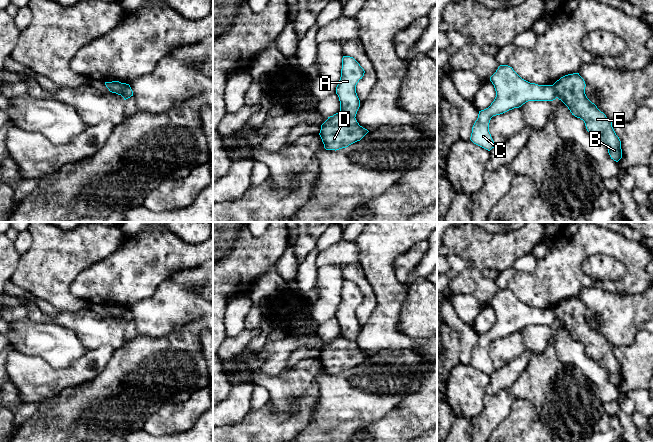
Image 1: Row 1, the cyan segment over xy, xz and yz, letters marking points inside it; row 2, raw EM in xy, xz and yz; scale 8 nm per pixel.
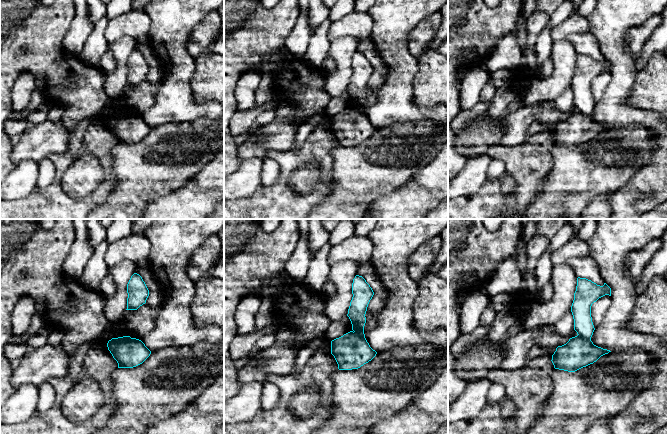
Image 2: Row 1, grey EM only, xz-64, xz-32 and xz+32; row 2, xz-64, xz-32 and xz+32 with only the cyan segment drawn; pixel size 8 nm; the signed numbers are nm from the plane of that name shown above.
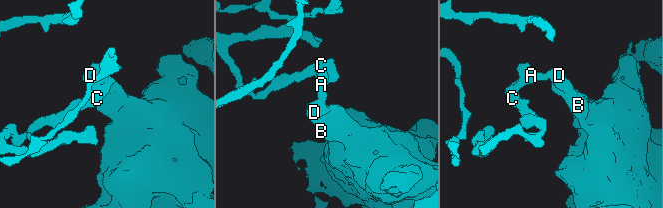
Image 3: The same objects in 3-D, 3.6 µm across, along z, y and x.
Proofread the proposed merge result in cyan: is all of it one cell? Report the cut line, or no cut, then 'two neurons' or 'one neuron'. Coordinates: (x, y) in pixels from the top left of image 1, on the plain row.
xz (340, 334), (354, 341) | two neurons

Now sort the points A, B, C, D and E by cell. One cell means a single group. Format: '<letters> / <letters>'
A C / B D E

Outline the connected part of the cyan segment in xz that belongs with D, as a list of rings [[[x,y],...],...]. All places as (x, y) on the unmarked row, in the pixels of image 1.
[[[339,335],[321,349],[319,359],[326,374],[336,375],[360,365],[368,356],[355,341]]]

